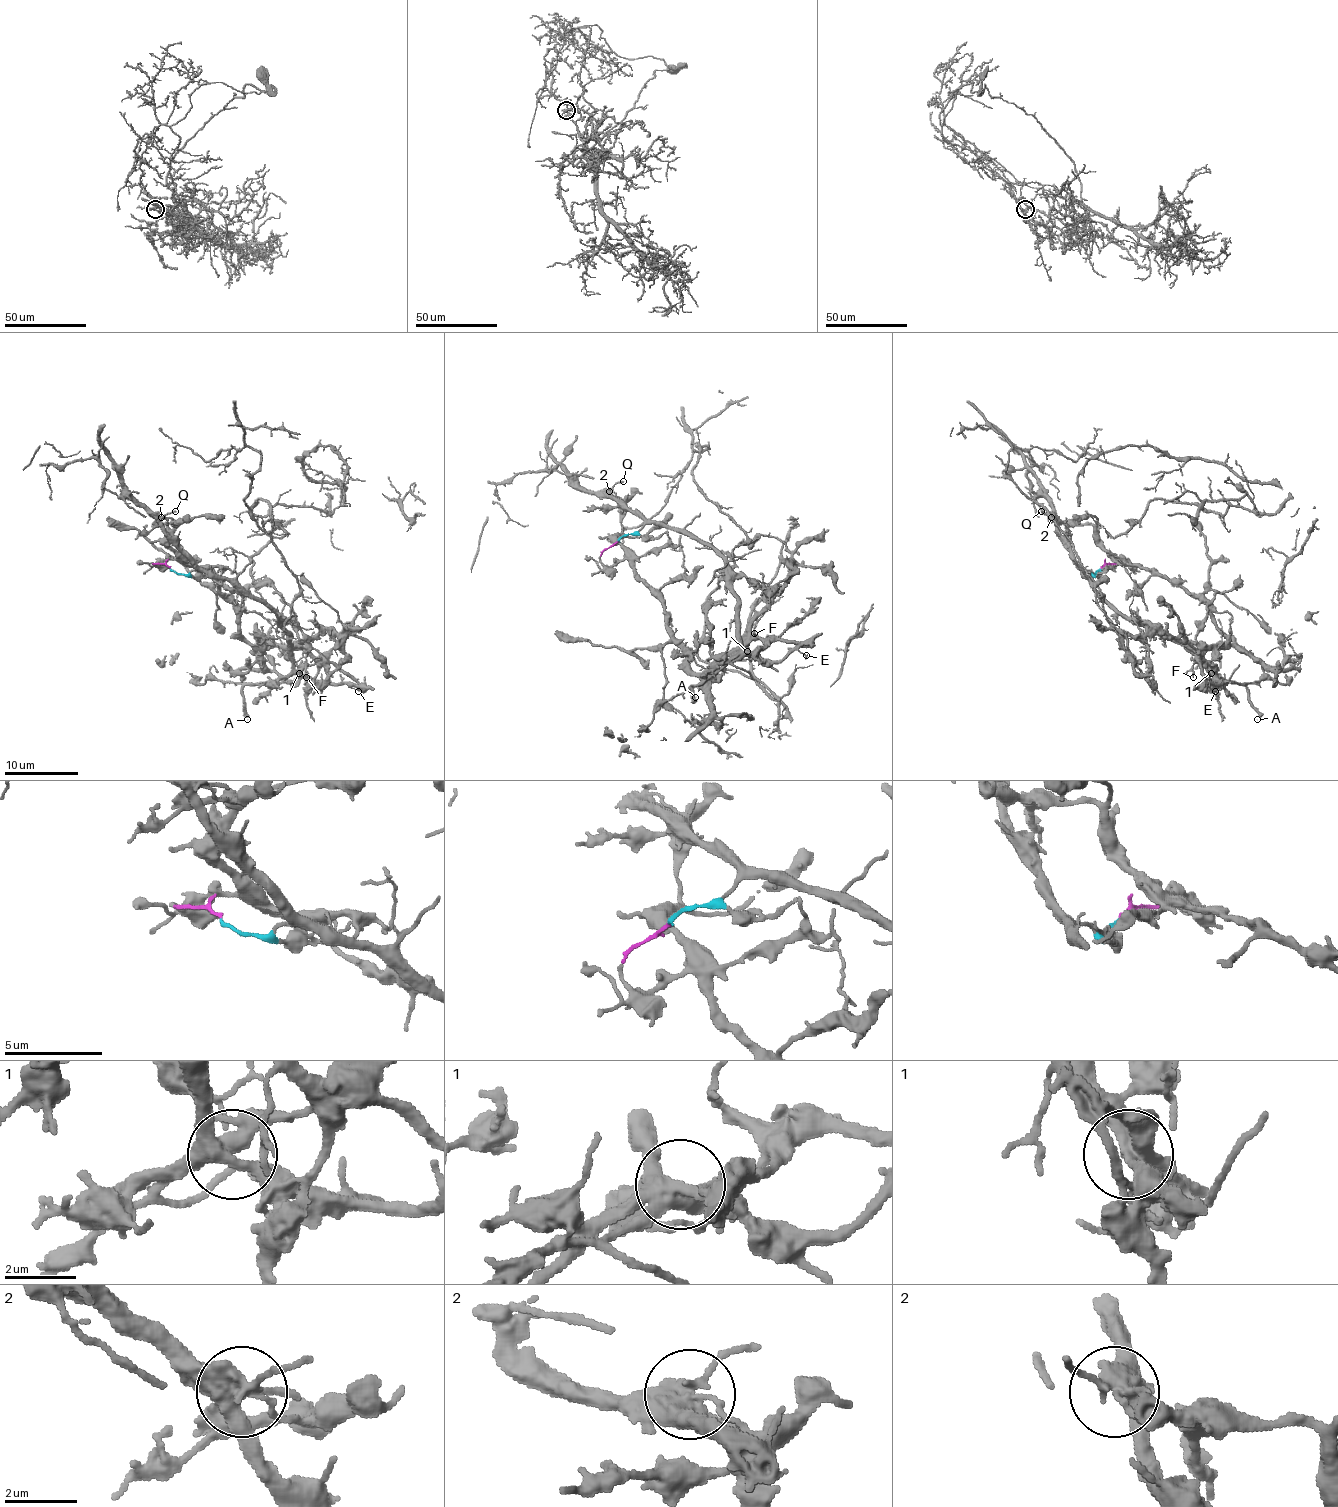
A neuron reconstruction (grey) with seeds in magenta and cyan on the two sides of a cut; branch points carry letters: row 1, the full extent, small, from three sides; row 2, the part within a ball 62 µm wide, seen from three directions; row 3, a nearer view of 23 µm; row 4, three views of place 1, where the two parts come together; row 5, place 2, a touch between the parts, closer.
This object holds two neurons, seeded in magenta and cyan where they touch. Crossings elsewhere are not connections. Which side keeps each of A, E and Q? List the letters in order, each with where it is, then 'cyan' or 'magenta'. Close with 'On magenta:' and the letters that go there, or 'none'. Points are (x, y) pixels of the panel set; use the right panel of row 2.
A: place (1257, 719); cyan
E: place (1215, 691); cyan
Q: place (1041, 511); cyan
On magenta: none

